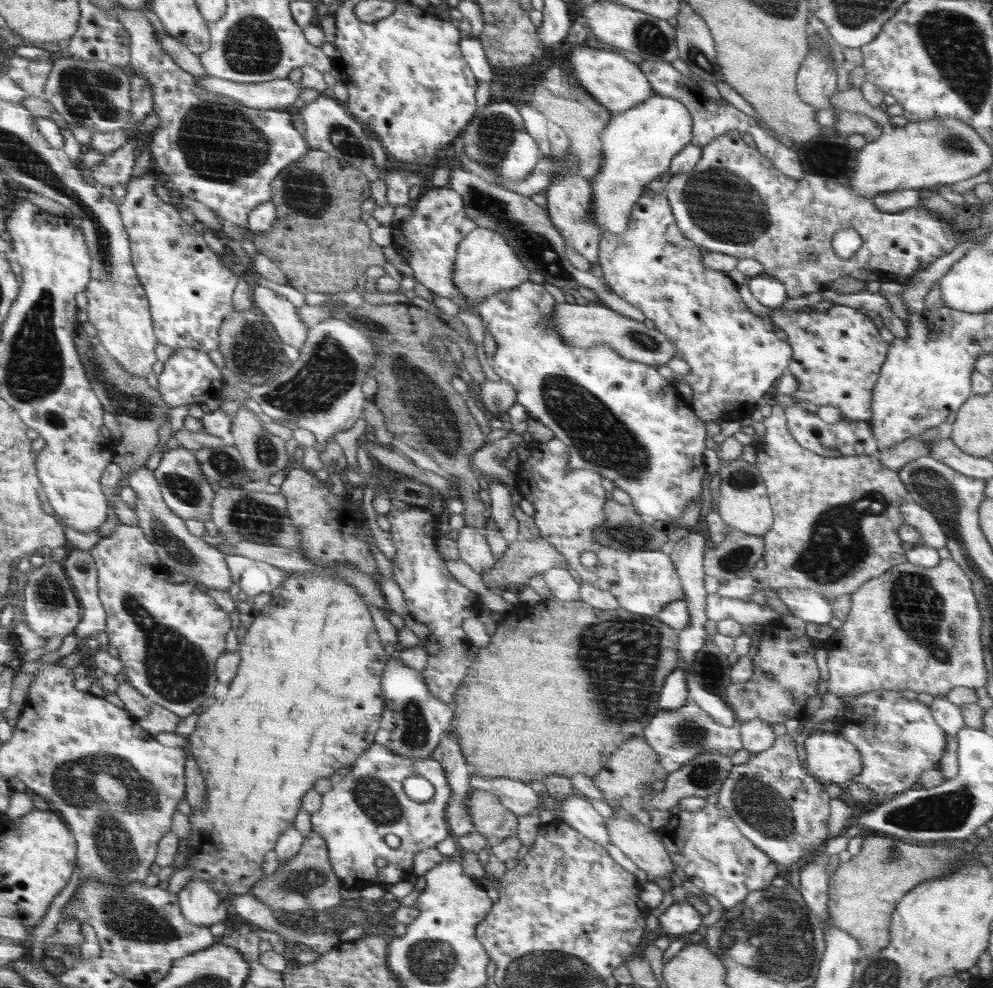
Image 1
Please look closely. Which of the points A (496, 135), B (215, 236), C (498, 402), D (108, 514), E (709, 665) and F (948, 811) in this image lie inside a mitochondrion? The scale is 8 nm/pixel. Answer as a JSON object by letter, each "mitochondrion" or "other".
{"A":"mitochondrion","B":"other","C":"mitochondrion","D":"other","E":"mitochondrion","F":"mitochondrion"}

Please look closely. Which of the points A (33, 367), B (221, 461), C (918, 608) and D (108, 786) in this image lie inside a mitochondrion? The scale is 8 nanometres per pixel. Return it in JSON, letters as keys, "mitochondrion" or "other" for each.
{"A":"mitochondrion","B":"mitochondrion","C":"mitochondrion","D":"mitochondrion"}

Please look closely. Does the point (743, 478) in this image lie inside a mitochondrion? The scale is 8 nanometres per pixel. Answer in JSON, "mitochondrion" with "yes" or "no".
{"mitochondrion":"yes"}

